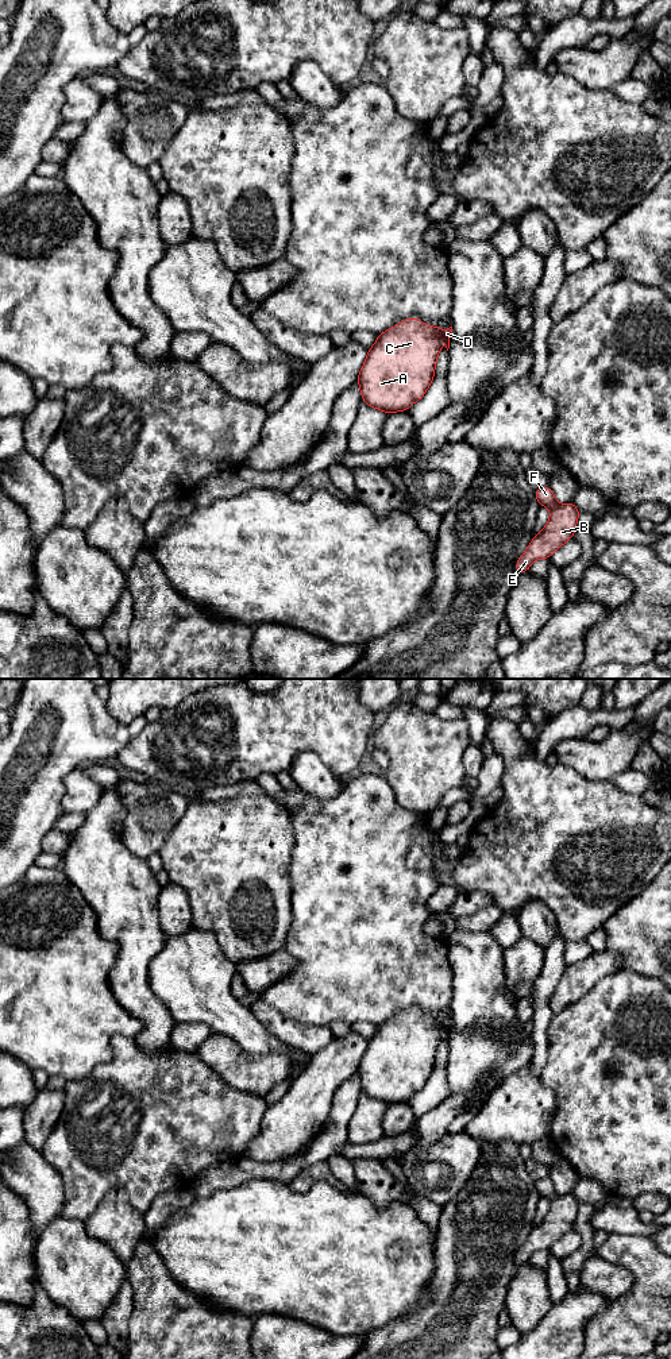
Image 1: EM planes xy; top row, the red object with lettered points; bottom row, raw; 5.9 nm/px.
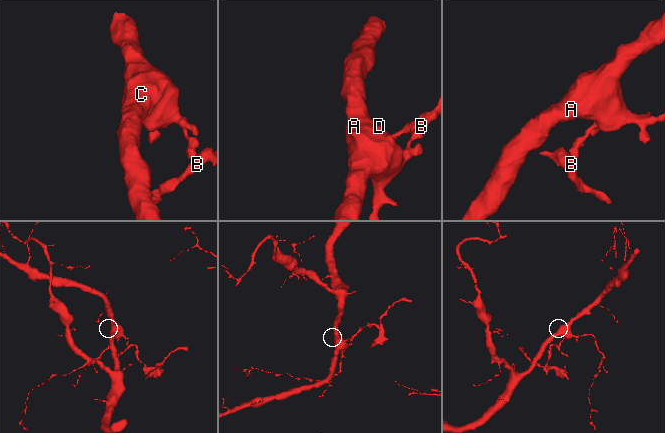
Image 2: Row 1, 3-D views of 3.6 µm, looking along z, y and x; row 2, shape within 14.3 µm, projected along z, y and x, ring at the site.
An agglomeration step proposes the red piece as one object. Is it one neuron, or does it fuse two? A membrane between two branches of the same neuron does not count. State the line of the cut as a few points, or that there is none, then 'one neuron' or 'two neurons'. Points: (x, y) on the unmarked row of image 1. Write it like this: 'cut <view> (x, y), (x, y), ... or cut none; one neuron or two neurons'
cut xy (558, 1196), (551, 1201); two neurons

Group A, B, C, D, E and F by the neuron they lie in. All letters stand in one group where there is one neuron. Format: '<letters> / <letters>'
A C D F / B E

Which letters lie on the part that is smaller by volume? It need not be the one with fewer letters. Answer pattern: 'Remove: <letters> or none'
Remove: B, E

